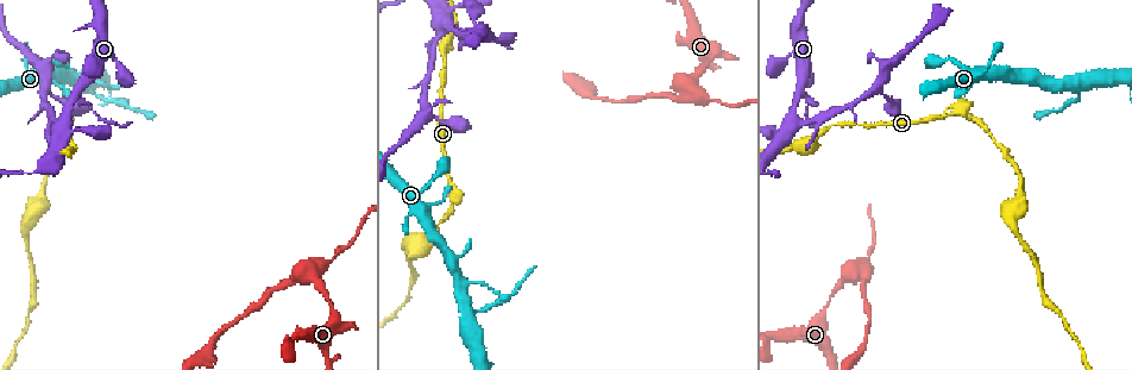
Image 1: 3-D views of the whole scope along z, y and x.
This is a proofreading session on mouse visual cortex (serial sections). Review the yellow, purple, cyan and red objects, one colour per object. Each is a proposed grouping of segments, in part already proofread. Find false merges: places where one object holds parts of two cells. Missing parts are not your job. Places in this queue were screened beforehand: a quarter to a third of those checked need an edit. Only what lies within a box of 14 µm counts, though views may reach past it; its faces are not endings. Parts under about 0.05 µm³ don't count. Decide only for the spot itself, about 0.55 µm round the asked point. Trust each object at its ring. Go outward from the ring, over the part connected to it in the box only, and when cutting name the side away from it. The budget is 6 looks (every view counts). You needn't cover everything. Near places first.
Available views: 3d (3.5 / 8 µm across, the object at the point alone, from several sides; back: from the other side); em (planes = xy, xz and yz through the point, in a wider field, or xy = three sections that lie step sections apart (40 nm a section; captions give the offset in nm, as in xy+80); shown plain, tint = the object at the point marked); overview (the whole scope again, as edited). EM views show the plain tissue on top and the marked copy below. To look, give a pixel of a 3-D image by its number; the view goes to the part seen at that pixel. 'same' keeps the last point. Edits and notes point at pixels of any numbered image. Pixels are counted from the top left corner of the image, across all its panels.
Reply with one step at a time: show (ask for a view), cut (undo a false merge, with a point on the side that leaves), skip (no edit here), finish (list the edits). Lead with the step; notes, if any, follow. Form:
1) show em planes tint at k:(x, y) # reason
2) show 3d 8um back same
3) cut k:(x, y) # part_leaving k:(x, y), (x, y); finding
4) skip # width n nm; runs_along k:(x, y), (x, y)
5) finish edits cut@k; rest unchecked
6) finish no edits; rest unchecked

show 3d 8um at 1:(851, 274) # abrupt turn

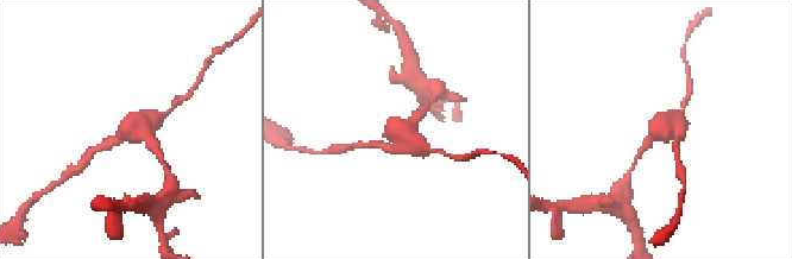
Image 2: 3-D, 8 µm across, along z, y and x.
show 3d 3.5um at 2:(137, 133) # closer look

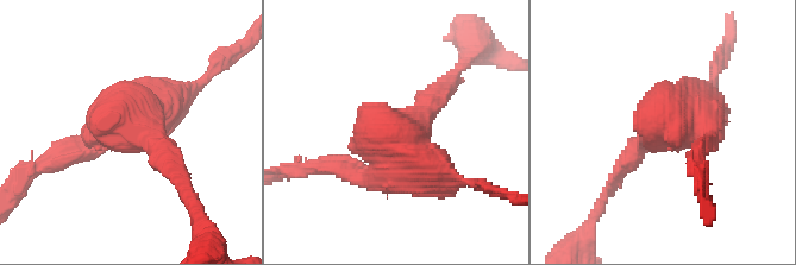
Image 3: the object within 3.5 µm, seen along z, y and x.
cut 3:(442, 175) # part_leaving 3:(393, 146), (375, 177), (308, 168); a second cell is stuck on

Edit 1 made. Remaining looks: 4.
show overview

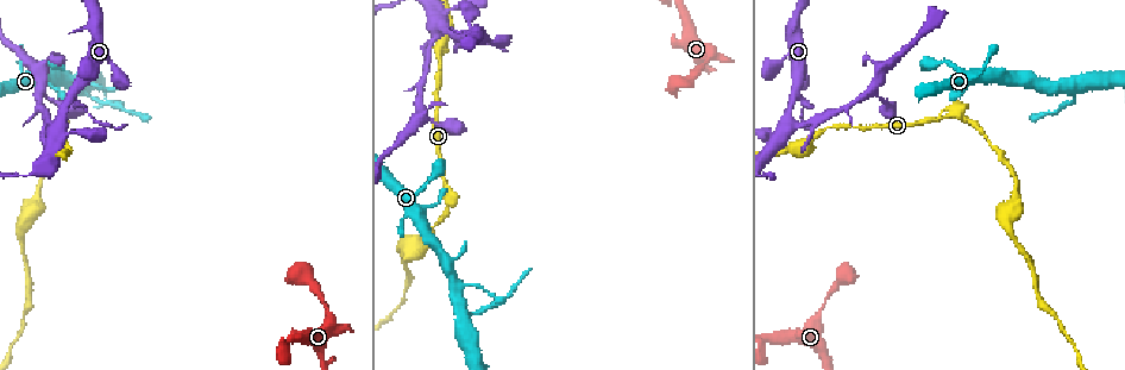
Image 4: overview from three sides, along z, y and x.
show 3d 3.5um at 4:(790, 121) # thin arm on a thick one

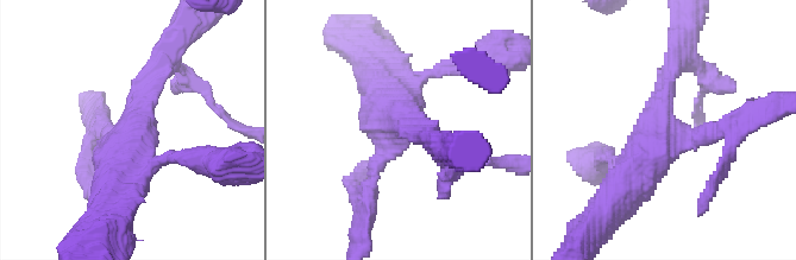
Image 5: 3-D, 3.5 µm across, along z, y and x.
show em xy step 5 tint at 5:(399, 126) # arms 3; arm_widths 200, 250, 600 nm; now the EM

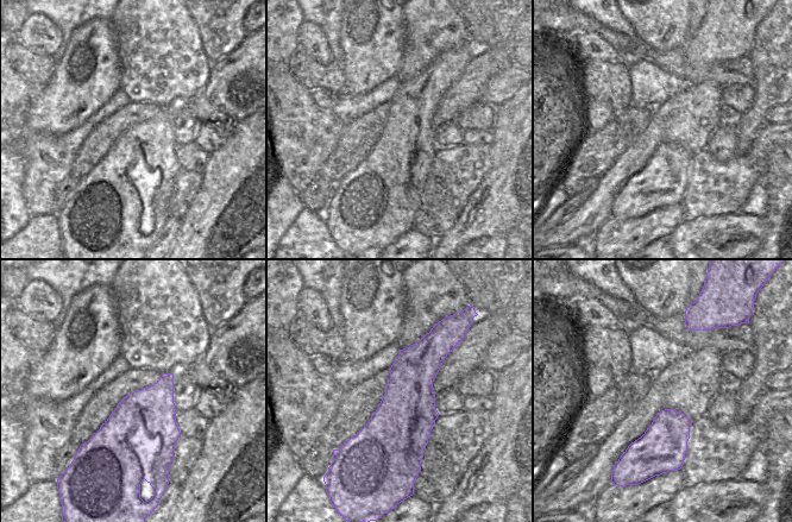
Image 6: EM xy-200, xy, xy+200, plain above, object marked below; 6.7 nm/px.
skip # continuous, no second cell

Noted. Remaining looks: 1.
finish edits cut@3; rest unchecked

